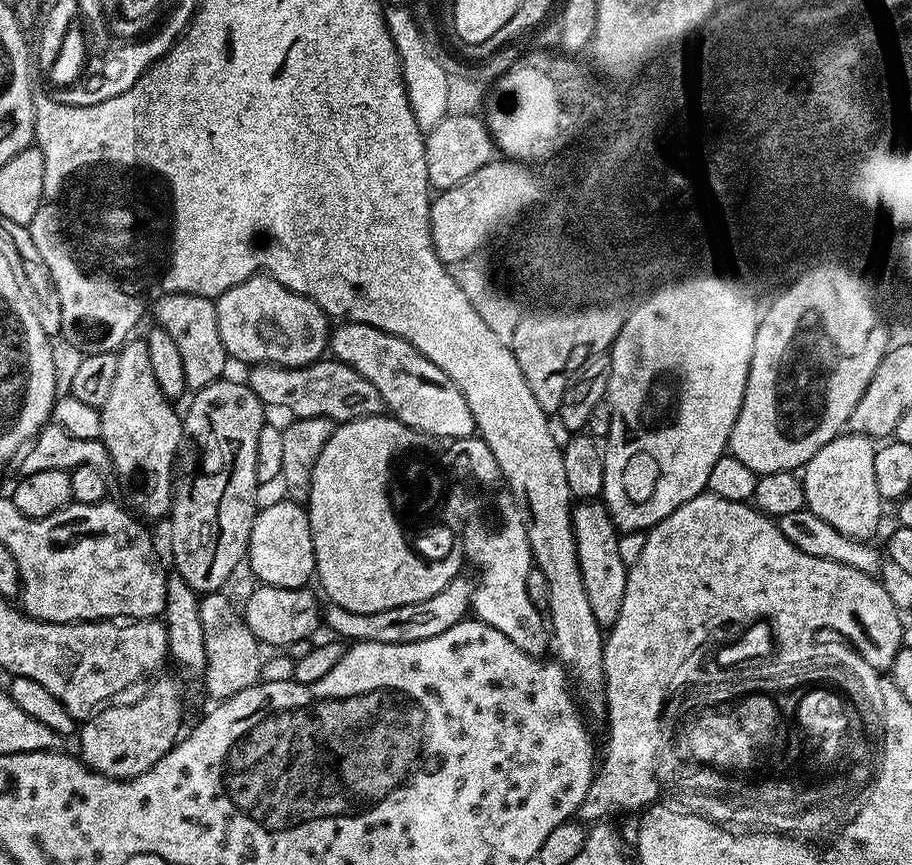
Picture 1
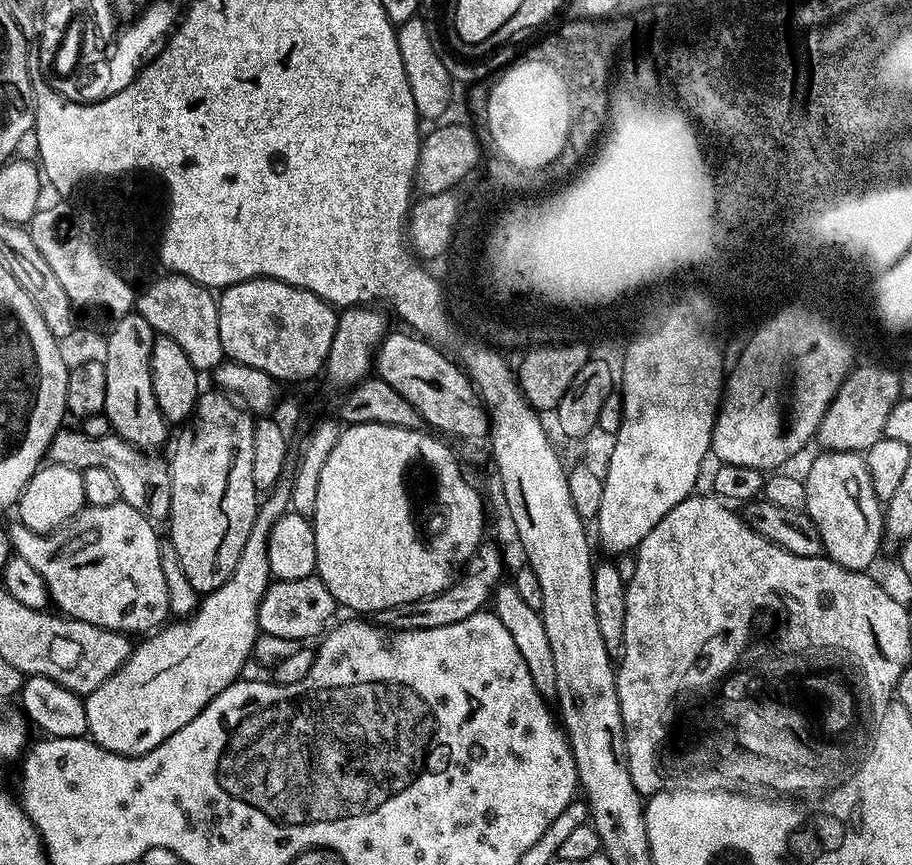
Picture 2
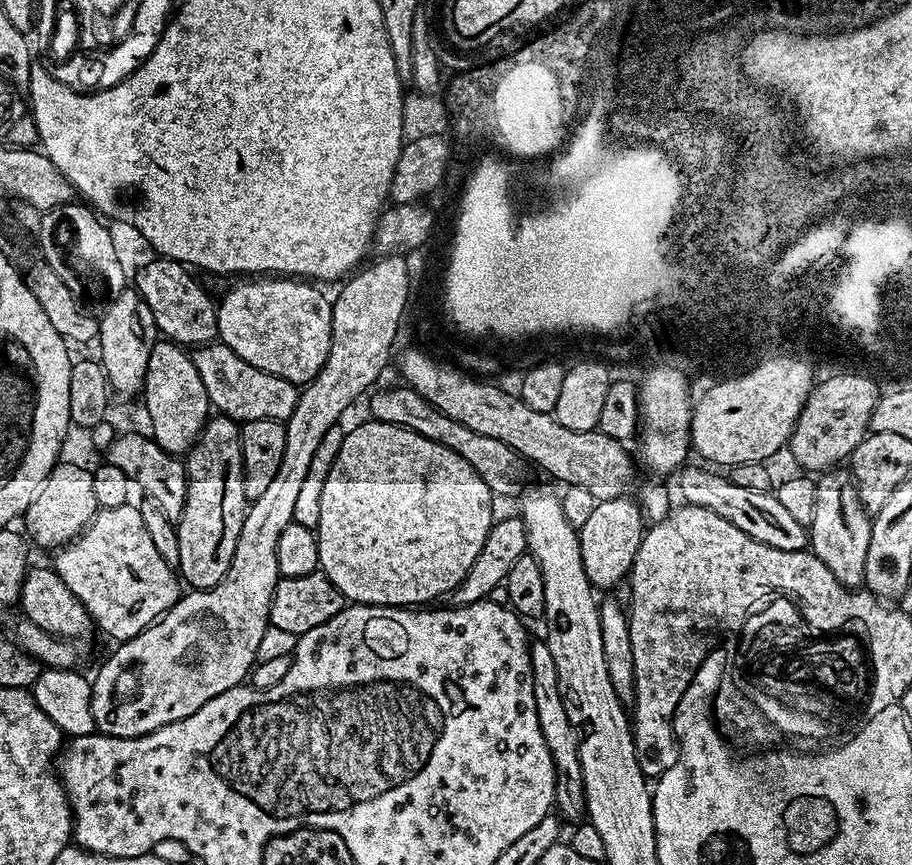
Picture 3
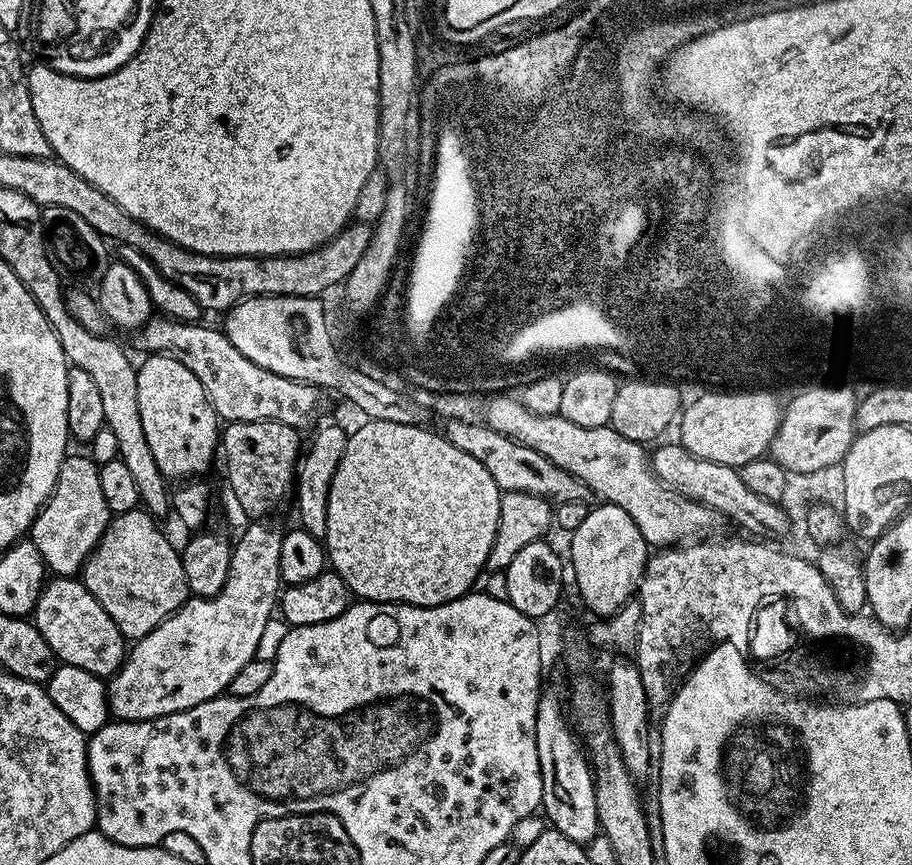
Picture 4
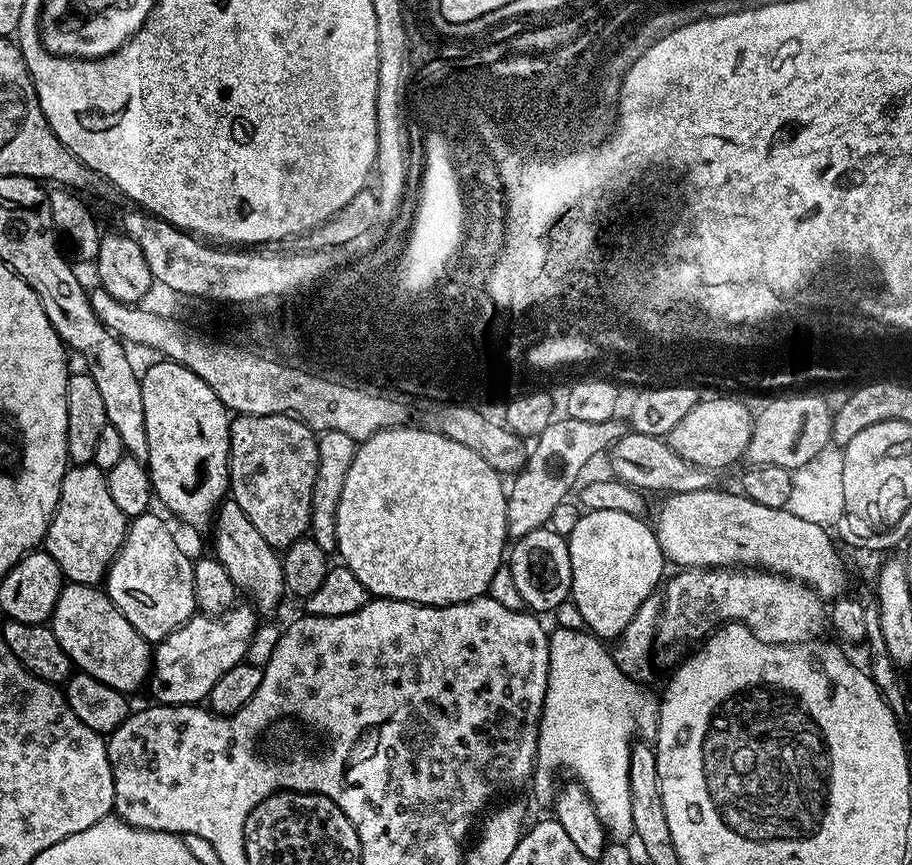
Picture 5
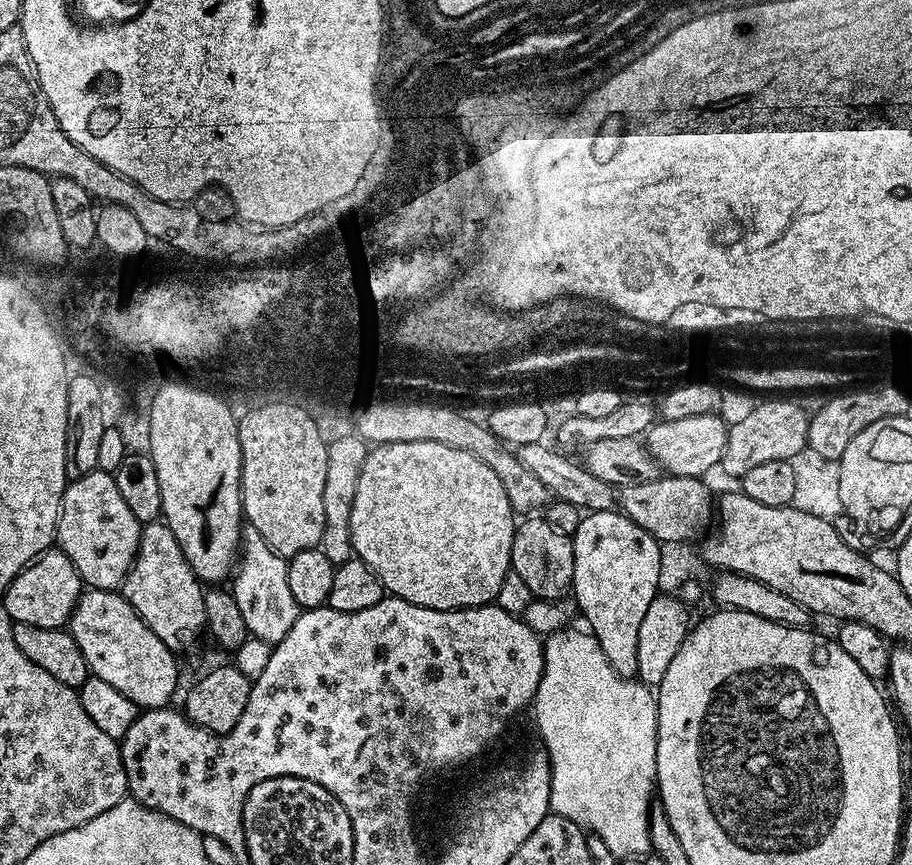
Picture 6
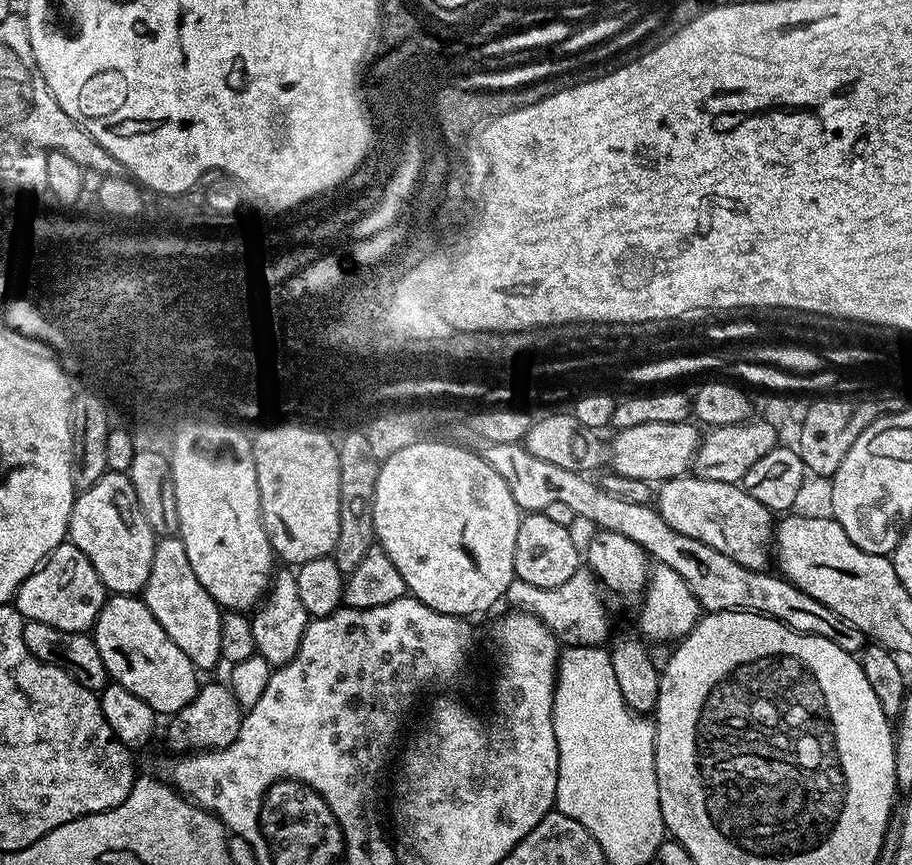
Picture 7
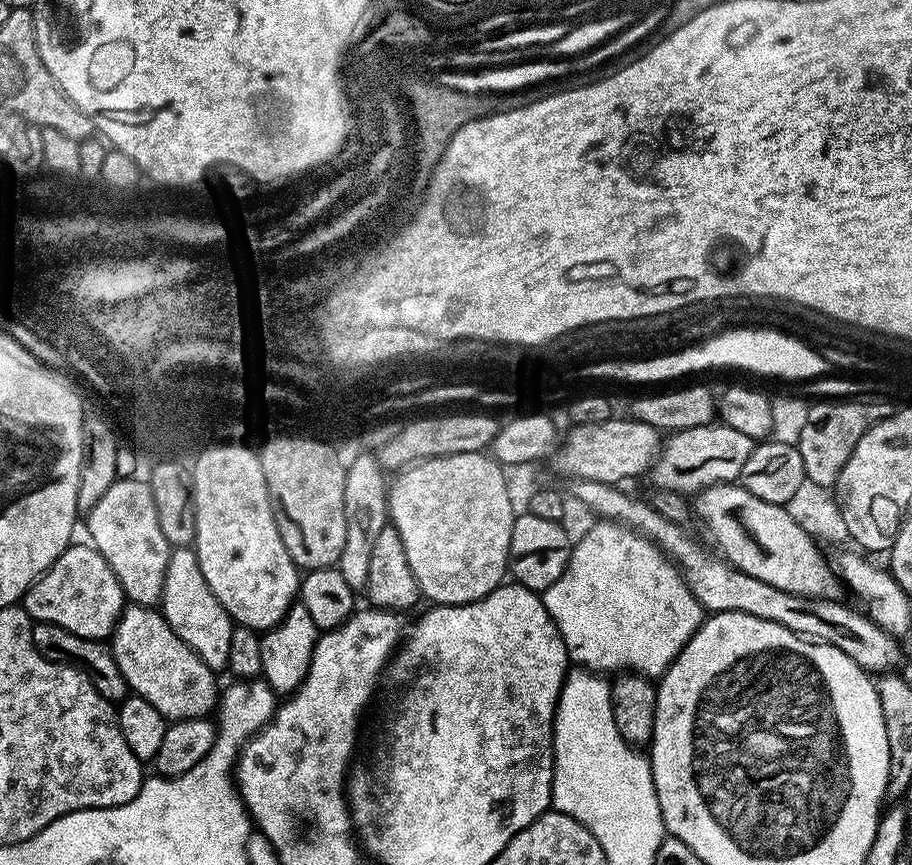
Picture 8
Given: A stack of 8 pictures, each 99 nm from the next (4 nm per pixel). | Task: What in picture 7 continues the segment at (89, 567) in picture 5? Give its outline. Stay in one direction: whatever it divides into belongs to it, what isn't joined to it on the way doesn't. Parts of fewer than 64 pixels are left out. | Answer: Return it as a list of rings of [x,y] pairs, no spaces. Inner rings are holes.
[[[106,471],[94,486],[77,495],[72,504],[67,539],[90,558],[90,566],[98,570],[98,578],[102,578],[109,593],[128,596],[143,593],[154,562],[158,536],[150,522],[146,522],[142,506],[138,506],[127,472]]]

